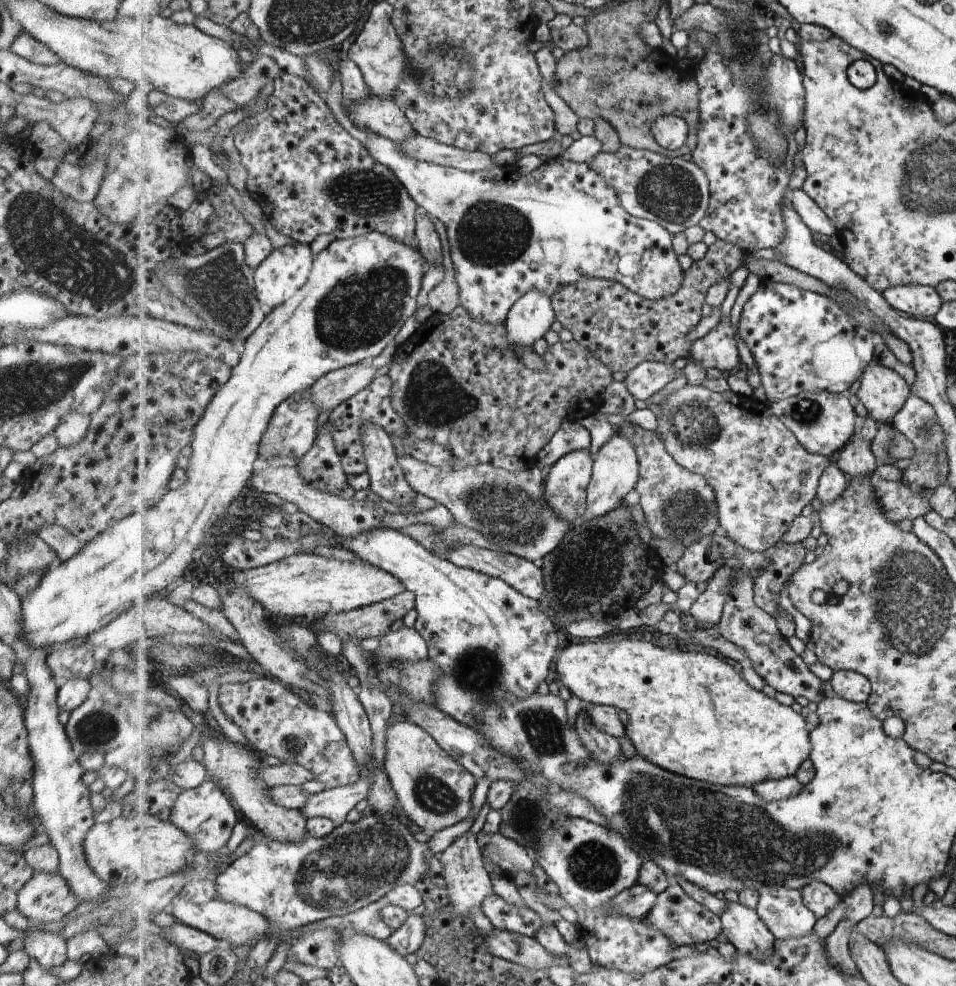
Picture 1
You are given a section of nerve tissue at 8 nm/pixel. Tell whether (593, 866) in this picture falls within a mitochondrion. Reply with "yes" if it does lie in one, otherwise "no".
yes

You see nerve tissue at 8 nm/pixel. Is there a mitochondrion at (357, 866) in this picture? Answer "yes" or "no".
yes

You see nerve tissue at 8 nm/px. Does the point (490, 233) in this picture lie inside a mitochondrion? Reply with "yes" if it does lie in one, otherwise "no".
yes

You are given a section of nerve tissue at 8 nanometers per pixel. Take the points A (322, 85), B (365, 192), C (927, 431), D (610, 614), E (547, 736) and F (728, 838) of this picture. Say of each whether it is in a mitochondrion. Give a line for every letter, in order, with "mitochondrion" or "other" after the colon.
A: other
B: mitochondrion
C: mitochondrion
D: other
E: mitochondrion
F: mitochondrion

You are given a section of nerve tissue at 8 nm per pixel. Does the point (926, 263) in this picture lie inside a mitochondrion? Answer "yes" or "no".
no

